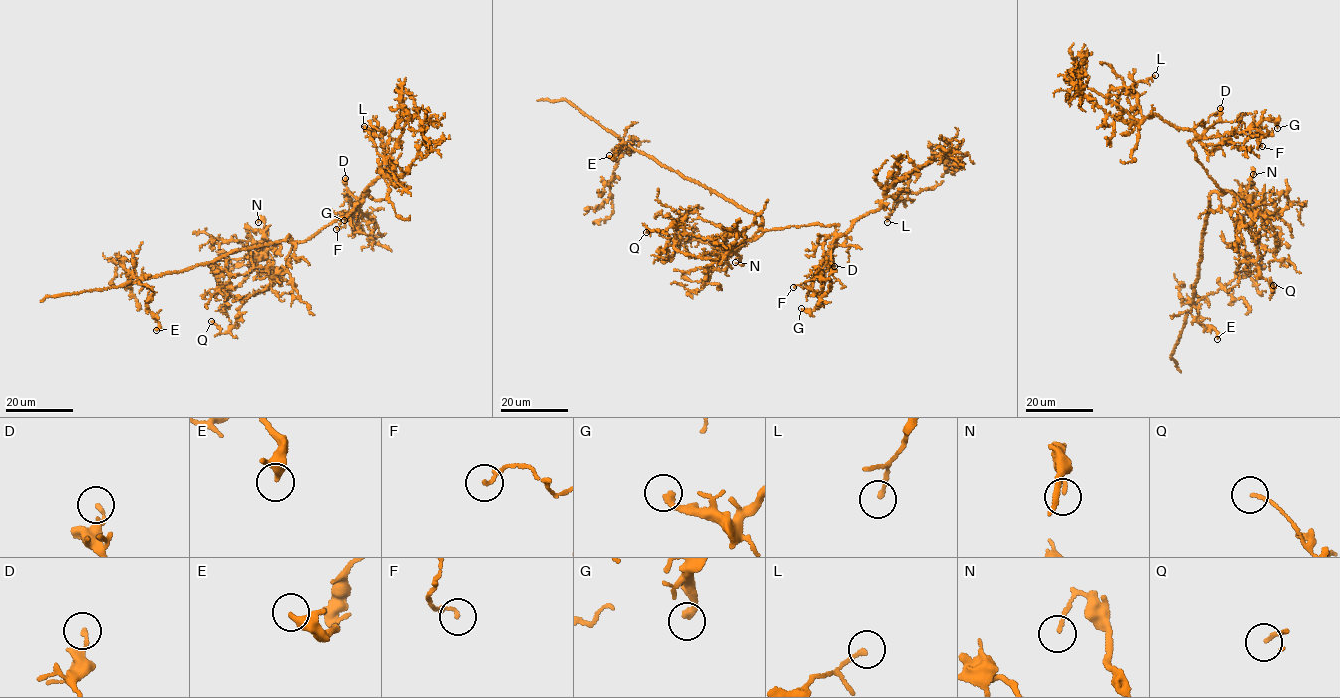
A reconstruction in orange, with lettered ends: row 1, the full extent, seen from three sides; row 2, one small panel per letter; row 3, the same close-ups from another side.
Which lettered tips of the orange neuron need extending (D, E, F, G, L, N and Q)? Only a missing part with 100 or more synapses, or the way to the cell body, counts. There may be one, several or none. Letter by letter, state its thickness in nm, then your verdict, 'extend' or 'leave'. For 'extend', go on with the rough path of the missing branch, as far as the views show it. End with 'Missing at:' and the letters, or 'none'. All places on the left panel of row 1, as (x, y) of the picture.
D: 150 nm | leave
E: 280 nm | leave
F: 160 nm | leave
G: 280 nm | leave
L: 170 nm | leave
N: 140 nm | leave
Q: 130 nm | leave
Missing at: none

